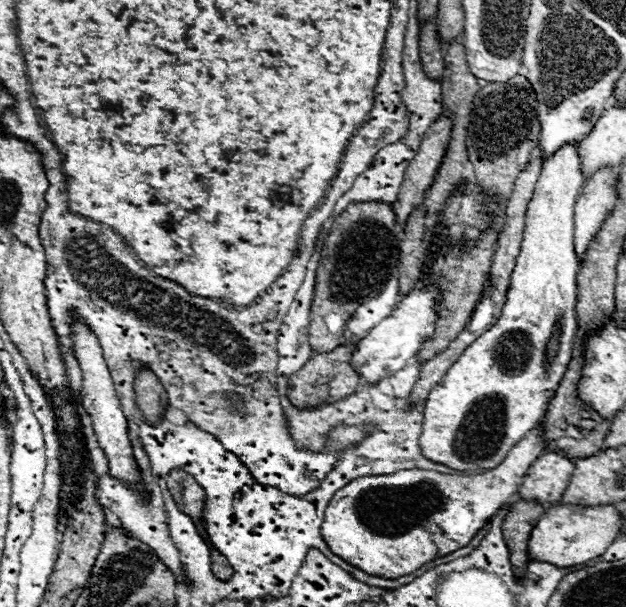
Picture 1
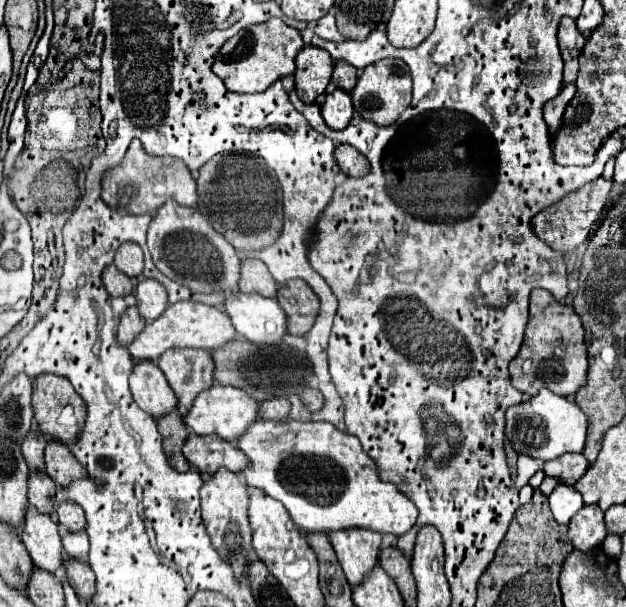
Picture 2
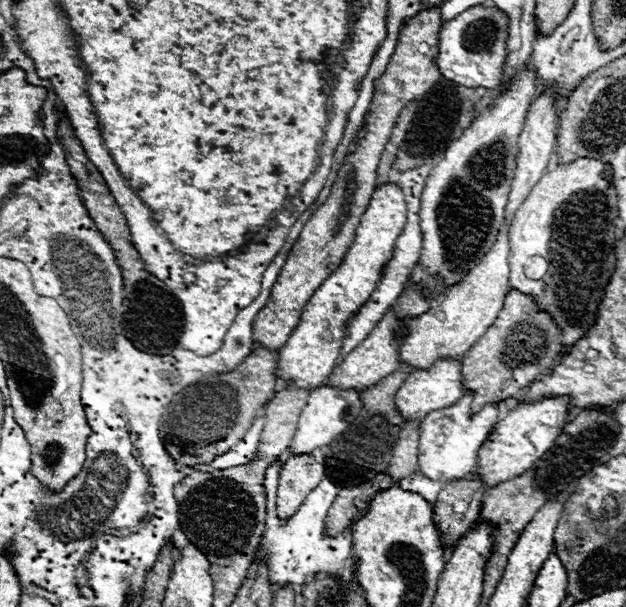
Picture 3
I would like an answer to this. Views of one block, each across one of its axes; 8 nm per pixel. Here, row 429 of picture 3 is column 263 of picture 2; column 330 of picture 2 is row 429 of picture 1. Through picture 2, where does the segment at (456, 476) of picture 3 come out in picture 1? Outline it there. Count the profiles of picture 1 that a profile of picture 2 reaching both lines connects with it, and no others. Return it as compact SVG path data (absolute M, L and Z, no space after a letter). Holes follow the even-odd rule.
M562 146L554 156L546 158L542 174L536 182L534 196L528 202L526 228L516 266L512 270L510 288L498 322L478 336L462 356L446 370L444 378L432 388L424 404L424 432L422 452L426 458L444 464L454 470L476 470L496 468L508 454L508 450L520 442L546 414L550 400L568 368L572 356L572 342L578 330L576 324L576 274L578 262L572 246L574 234L574 202L584 182L582 162L578 146ZM560 328L558 352L554 360L548 360L548 342Z

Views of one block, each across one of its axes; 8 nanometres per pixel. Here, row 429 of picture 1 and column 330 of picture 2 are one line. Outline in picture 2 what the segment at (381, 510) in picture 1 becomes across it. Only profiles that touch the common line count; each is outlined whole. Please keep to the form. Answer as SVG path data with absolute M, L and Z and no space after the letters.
M338 530L328 536L350 586L358 586L376 566L382 536L368 530Z

